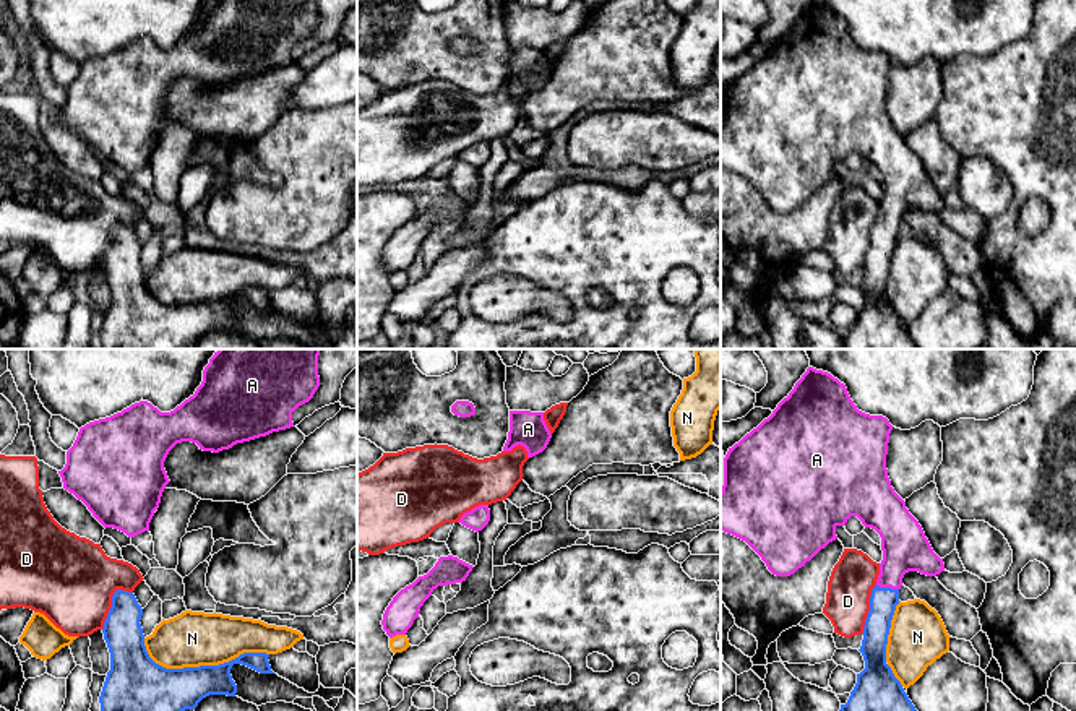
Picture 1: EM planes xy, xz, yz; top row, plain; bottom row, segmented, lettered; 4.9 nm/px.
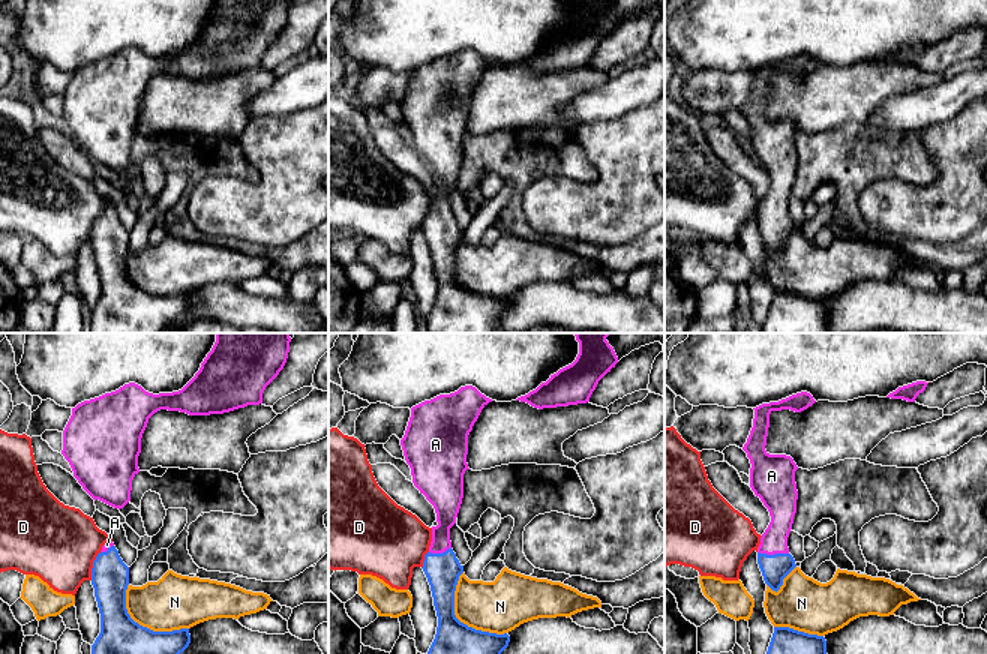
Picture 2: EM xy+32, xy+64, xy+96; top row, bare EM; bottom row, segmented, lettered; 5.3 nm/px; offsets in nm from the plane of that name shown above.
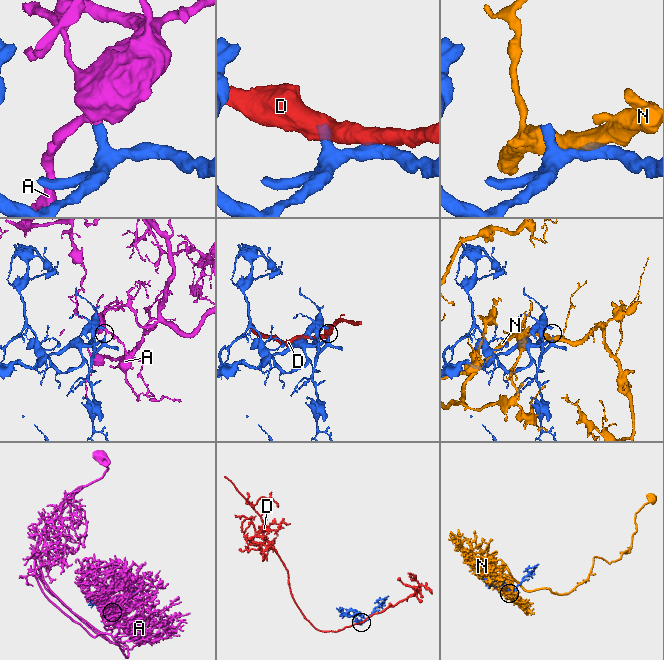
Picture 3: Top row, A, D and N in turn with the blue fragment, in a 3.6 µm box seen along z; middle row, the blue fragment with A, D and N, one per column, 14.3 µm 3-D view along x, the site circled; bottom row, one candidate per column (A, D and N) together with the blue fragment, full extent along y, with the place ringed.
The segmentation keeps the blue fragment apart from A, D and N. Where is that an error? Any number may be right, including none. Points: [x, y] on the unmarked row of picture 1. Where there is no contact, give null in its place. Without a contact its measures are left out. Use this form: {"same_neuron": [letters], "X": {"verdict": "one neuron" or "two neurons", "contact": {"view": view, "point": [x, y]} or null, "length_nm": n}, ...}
{"same_neuron": ["A"], "A": {"verdict": "one neuron", "contact": {"view": "yz", "point": [888, 224]}, "length_nm": 110}, "D": {"verdict": "two neurons", "contact": {"view": "xy", "point": [112, 239]}, "length_nm": 240}, "N": {"verdict": "two neurons", "contact": {"view": "xy", "point": [200, 302]}, "length_nm": 650}}

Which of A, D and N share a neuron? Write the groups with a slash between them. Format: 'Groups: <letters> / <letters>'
Groups: A / D / N

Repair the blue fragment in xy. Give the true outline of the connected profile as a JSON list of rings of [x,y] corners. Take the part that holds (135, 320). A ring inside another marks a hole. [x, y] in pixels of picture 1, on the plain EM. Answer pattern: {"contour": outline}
{"contour": [[[114,229],[102,265],[110,307],[99,333],[101,349],[183,349],[209,331],[235,333],[234,300],[274,310],[266,289],[243,289],[219,302],[166,305],[146,287],[141,252],[133,229]]]}

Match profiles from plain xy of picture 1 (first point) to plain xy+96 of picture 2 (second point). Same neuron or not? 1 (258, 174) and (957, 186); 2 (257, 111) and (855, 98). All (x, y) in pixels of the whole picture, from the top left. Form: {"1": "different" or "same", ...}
{"1": "different", "2": "same"}

